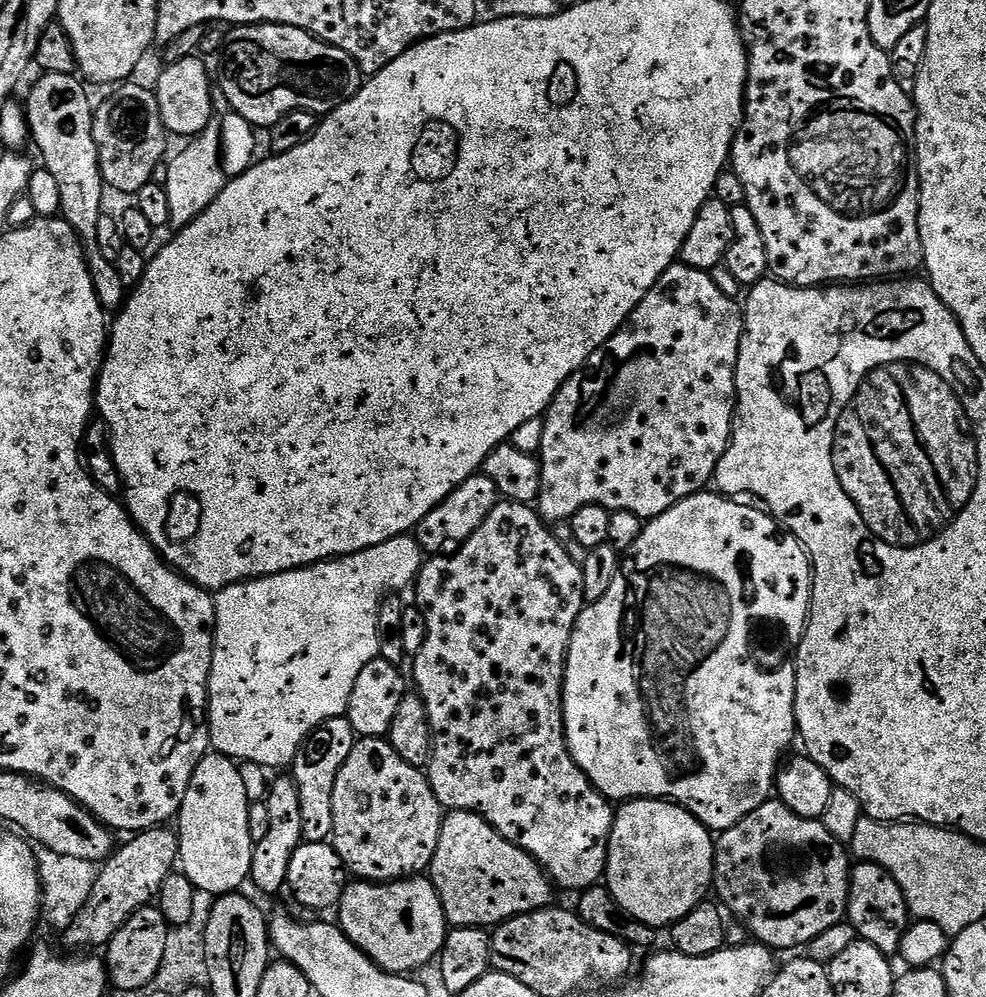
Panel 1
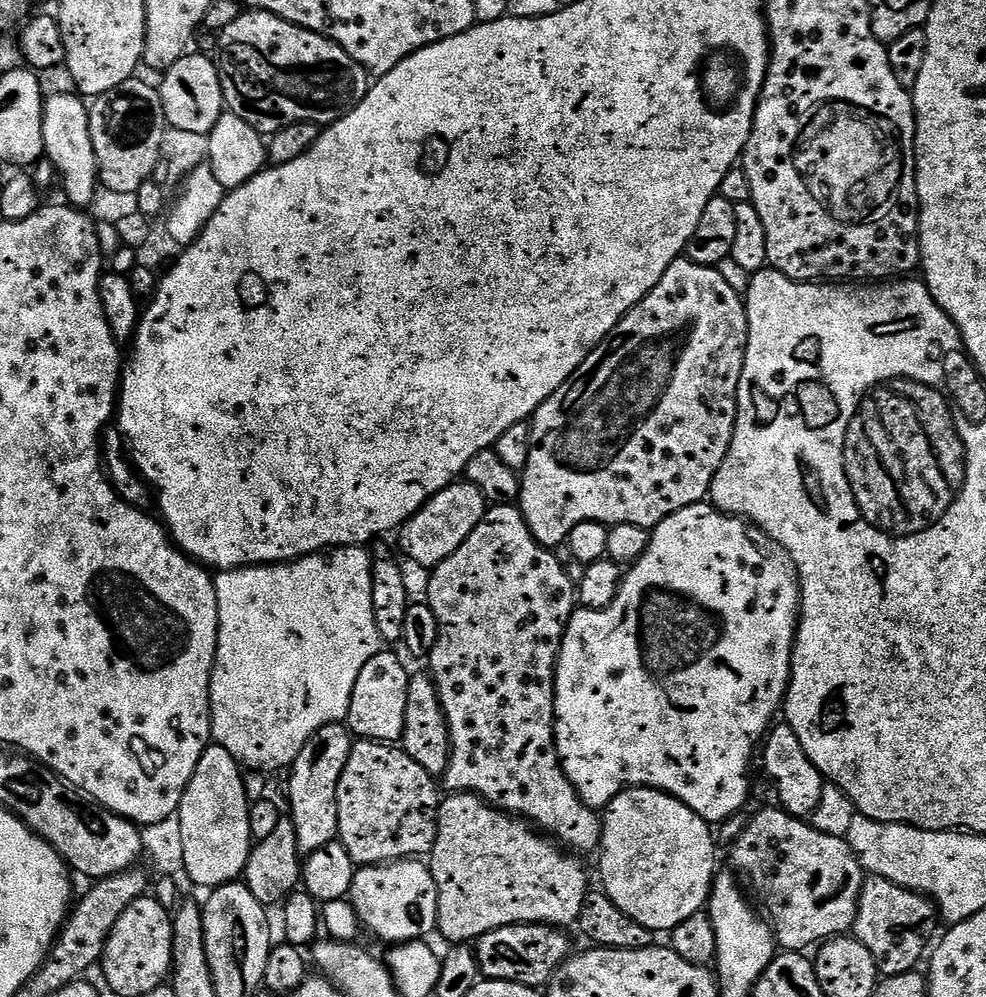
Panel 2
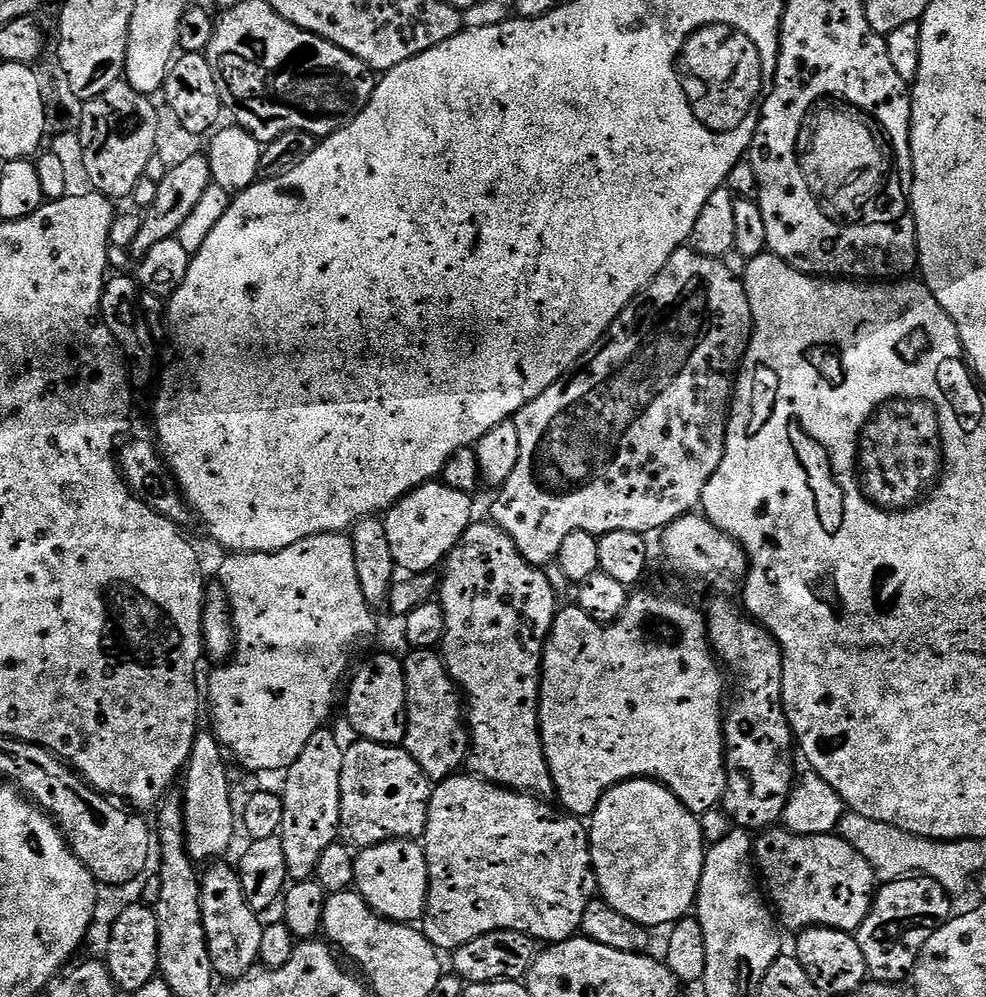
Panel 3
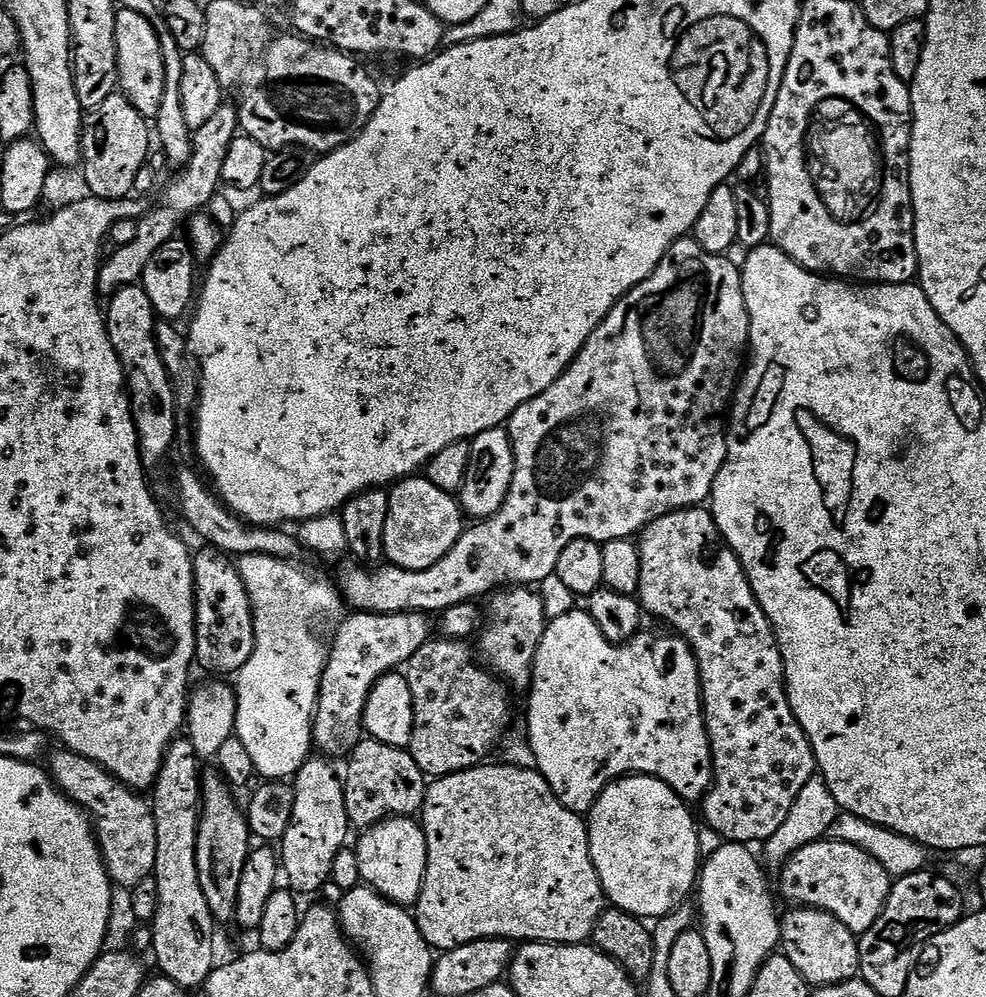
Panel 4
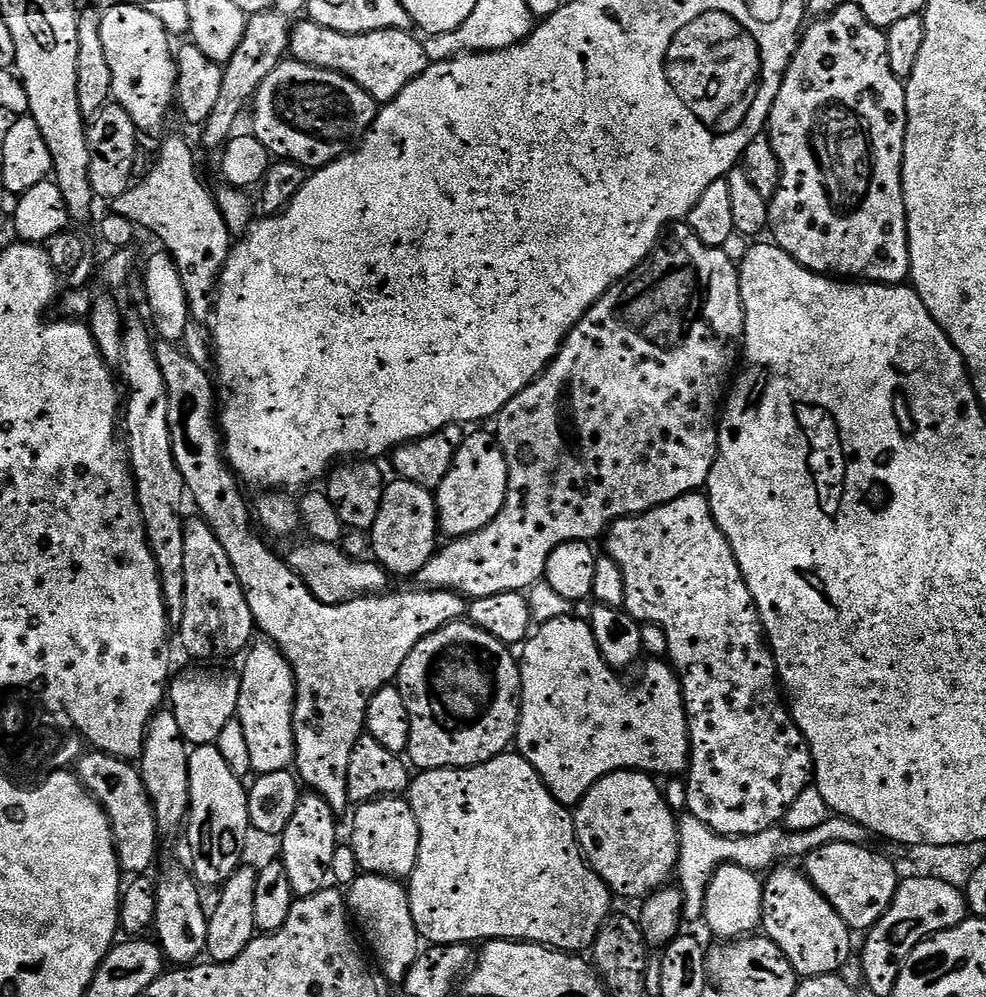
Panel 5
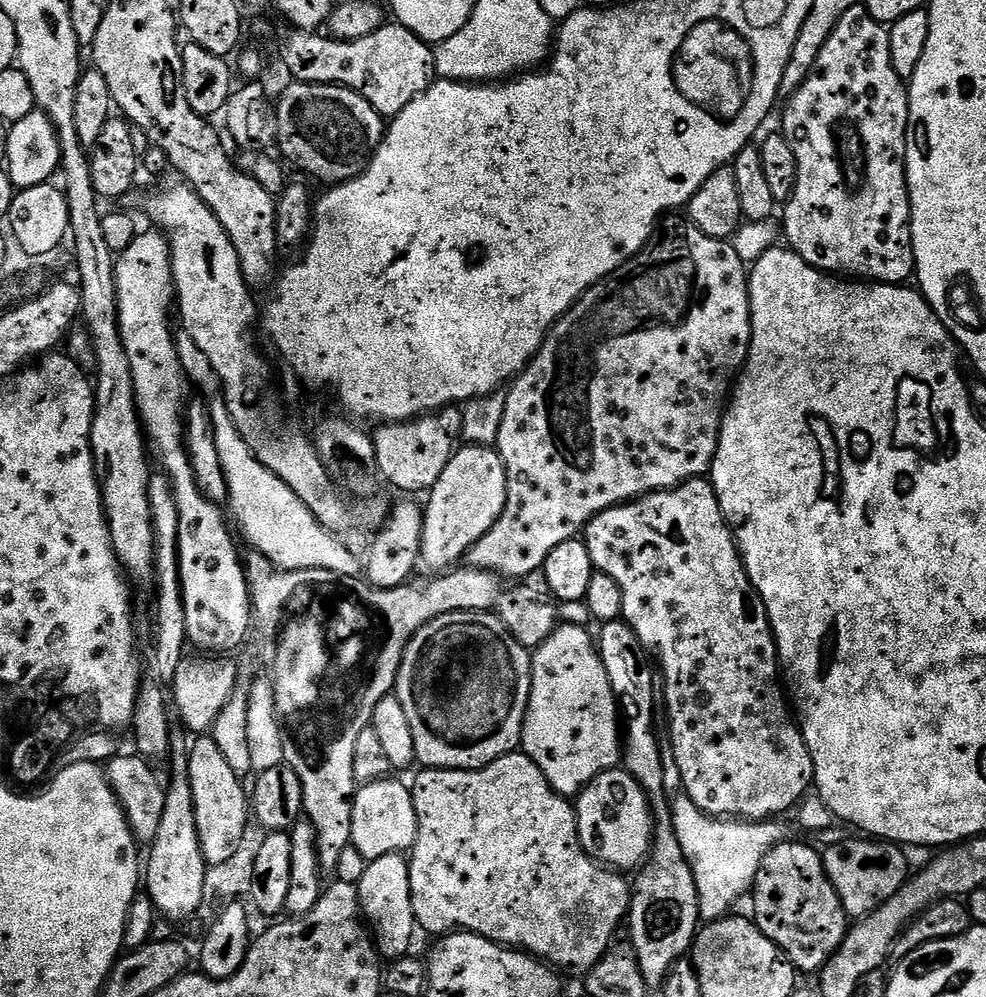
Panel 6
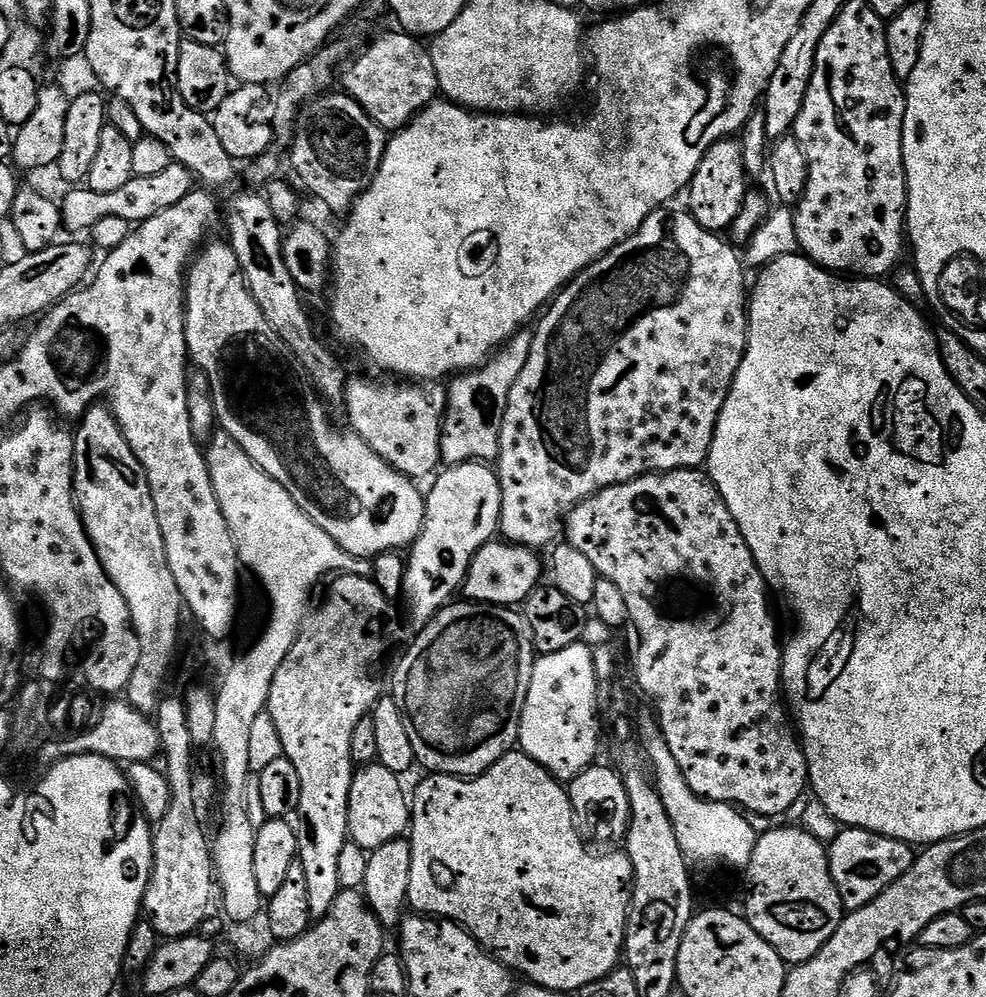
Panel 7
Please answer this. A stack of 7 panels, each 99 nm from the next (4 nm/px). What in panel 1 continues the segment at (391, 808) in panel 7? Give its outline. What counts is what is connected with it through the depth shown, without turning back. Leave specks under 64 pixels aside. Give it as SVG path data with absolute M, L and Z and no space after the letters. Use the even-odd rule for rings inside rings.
M428 878L391 882L357 879L345 887L338 905L338 925L350 942L390 973L412 974L415 968L439 957L450 925L444 919L442 902Z

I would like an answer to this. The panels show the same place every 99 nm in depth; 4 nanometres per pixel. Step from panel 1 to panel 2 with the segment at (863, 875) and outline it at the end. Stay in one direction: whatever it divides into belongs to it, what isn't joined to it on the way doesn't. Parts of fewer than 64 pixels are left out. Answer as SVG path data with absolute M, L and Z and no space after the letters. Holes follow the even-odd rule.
M869 875L860 891L860 905L856 911L855 939L861 940L874 954L881 977L913 971L924 952L924 943L938 924L938 909L929 897L898 886L881 876Z

